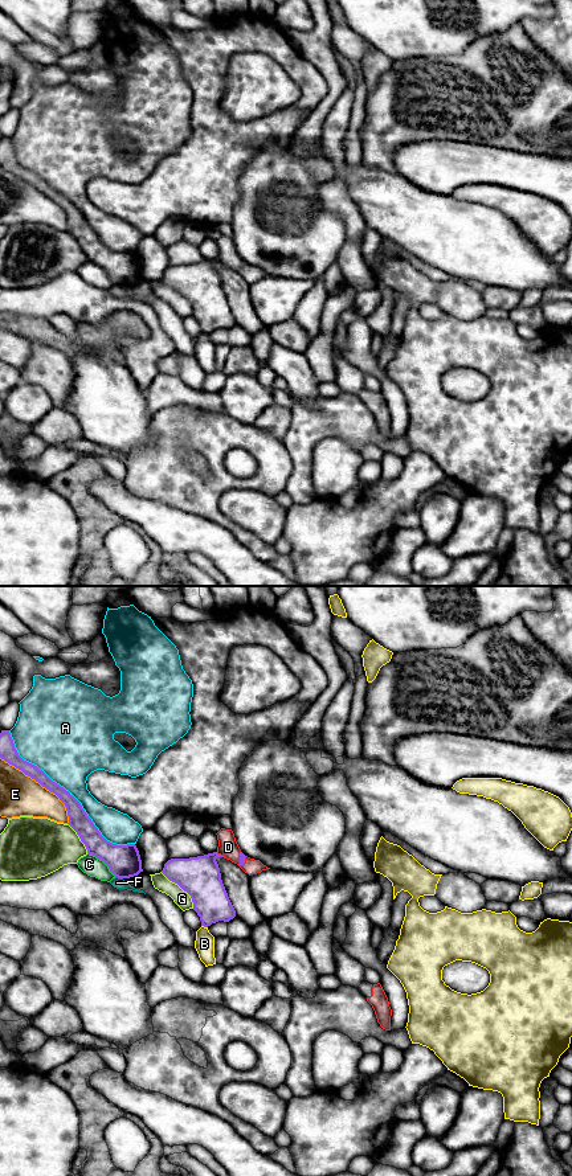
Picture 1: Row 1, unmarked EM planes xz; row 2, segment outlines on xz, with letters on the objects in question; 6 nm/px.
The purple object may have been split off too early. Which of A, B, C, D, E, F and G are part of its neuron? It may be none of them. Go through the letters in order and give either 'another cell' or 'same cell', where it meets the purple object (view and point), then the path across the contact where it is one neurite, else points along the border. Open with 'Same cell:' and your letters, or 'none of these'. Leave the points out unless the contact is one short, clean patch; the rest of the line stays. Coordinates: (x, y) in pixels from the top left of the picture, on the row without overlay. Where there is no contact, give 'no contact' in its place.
Same cell: D
A: another cell; contact xz (69, 200)
B: another cell; contact xz (204, 334)
C: another cell; contact xz (102, 267)
D: same cell; contact xz (220, 262); way xz (200, 285), (207, 271), (220, 262), (228, 254)
E: another cell; contact xz (41, 192)
F: another cell; contact xz (119, 285)
G: another cell; contact xz (182, 295)

